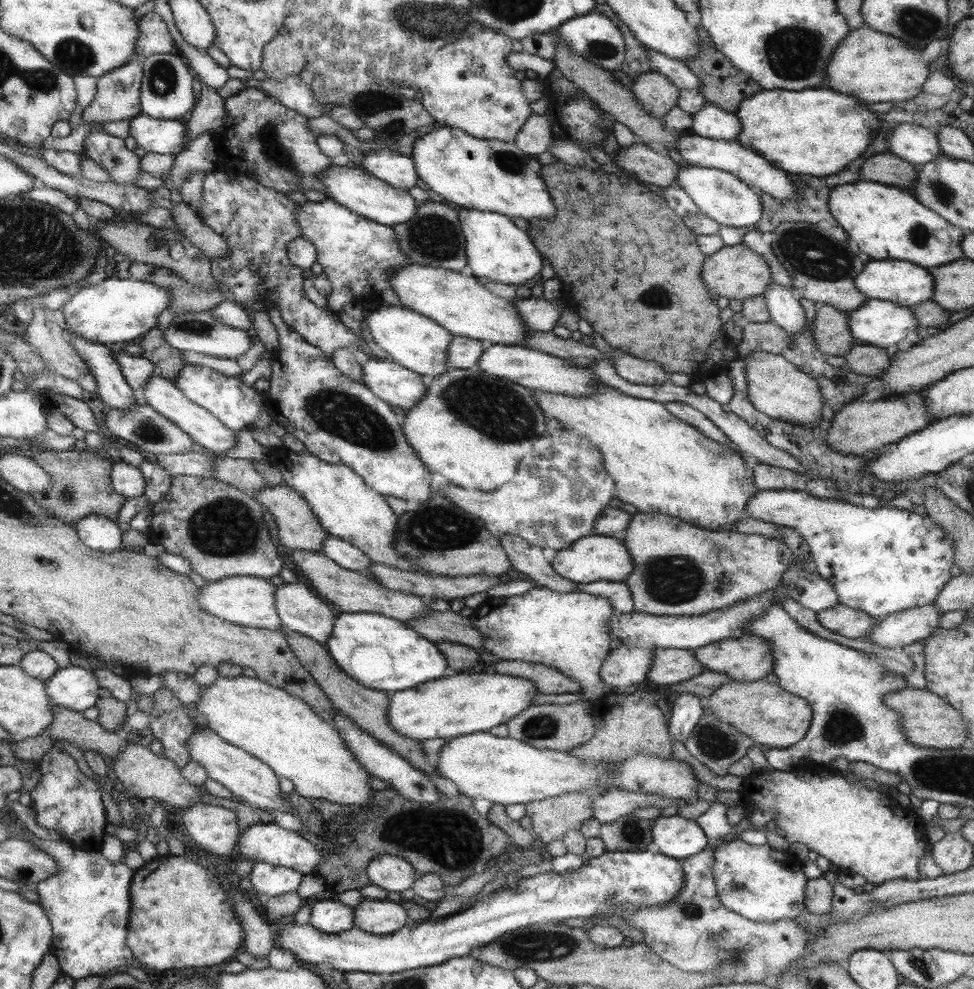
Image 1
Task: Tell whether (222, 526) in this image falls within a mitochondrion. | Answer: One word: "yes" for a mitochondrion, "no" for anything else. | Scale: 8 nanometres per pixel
yes

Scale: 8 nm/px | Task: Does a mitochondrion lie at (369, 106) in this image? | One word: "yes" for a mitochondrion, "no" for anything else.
yes

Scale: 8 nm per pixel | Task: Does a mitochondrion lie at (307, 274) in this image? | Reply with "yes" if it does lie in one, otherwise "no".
no

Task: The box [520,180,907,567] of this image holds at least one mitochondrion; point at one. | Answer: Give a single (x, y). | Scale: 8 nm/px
(809, 253)

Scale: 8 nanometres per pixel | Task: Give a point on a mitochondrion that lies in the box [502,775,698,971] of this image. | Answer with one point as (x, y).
(632, 832)

